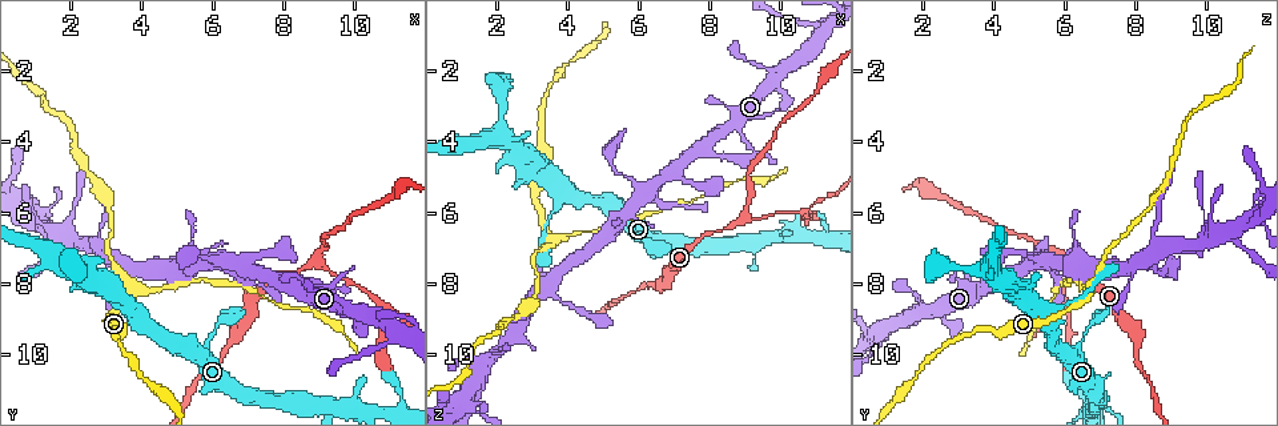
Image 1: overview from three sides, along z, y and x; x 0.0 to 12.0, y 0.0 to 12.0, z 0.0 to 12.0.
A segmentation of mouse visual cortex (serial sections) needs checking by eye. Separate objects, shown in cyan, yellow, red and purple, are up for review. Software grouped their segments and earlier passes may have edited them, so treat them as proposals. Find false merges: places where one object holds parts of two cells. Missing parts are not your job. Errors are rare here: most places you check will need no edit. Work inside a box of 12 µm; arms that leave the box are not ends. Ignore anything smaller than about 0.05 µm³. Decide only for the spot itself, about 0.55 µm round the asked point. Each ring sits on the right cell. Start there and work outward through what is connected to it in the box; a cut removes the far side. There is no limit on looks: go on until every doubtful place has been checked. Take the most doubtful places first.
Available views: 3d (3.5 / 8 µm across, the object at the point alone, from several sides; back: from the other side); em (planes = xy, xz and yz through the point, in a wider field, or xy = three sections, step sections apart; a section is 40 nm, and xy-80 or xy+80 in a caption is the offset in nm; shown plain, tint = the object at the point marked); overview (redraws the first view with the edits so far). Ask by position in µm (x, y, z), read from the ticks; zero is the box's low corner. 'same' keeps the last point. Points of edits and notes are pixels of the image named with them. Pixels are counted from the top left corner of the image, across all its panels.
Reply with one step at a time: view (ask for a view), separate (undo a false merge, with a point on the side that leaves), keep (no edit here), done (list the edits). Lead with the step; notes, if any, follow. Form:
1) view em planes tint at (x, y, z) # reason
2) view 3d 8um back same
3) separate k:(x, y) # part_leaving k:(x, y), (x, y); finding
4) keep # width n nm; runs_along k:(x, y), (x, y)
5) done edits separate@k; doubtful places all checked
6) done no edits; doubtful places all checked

view 3d 3.5um at (4.5, 8.2, 6.6) # narrows sharply

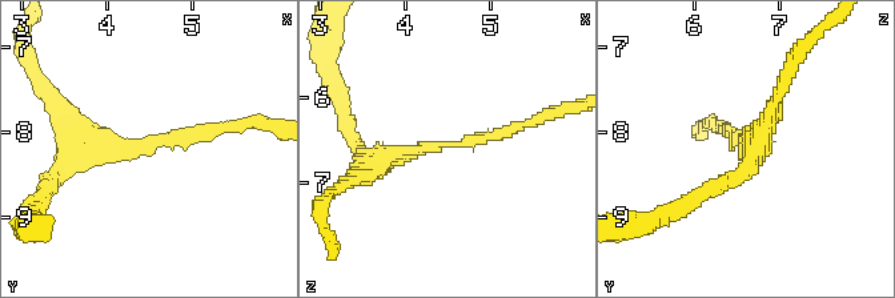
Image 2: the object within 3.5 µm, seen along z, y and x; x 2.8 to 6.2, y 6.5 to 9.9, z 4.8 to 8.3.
view em xy step 5 tint at (4.60, 8.20, 6.60) # arm_widths 150, 250 nm; now the EM

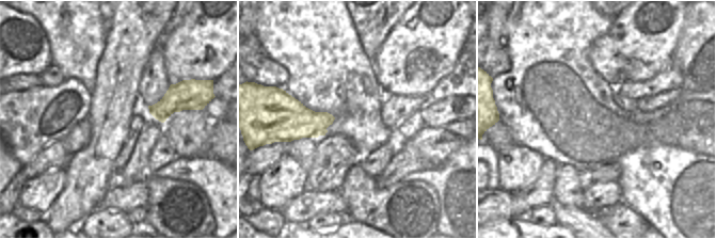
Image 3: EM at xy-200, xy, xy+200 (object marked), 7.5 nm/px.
keep # runs_along 2:(368, 160), (458, 147), (536, 120); one cell here

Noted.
view 3d 3.5um at (8.8, 7.4, 6.3) # branch point

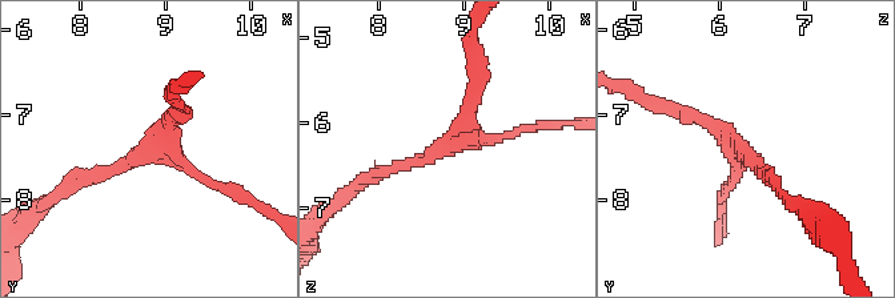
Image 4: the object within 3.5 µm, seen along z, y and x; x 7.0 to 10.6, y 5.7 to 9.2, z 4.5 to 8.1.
view em xy step 2 tint at (8.90, 7.35, 6.20) # arms 3; arm_widths 100, 150, 150 nm; need the tissue

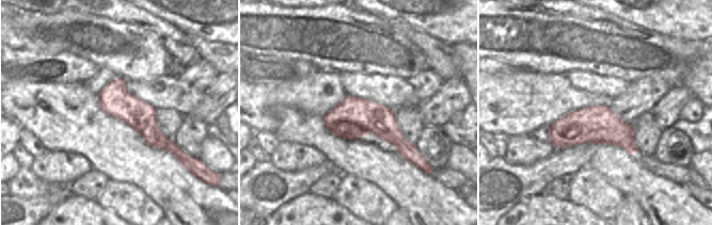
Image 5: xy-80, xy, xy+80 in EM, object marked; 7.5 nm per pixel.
view em xy step 1 tint same # cut it another way

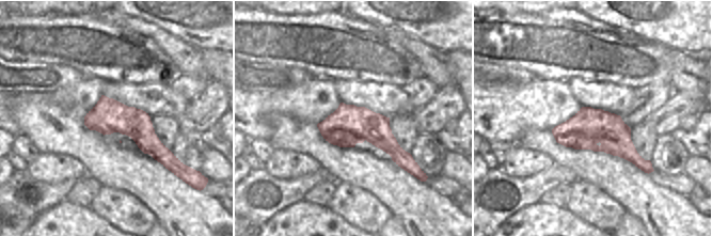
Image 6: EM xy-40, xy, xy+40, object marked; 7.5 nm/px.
keep # runs_along 6:(86, 119), (126, 120), (173, 158); all the same cell

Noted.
view 3d 8um at (10.6, 8.6, 5.9) # three-way junction

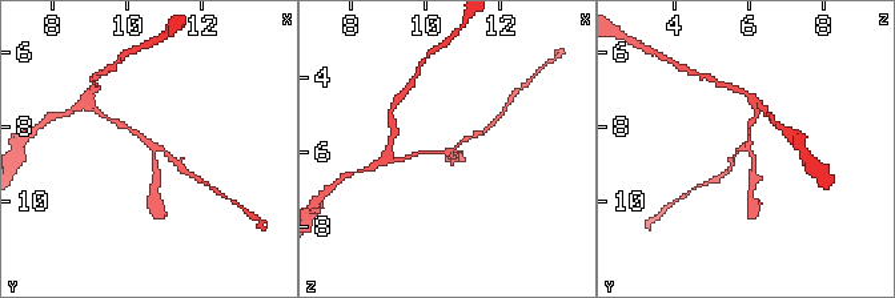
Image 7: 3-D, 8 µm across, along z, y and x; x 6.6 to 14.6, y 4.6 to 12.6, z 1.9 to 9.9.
view 3d 3.5um at (10.6, 8.5, 6.0)

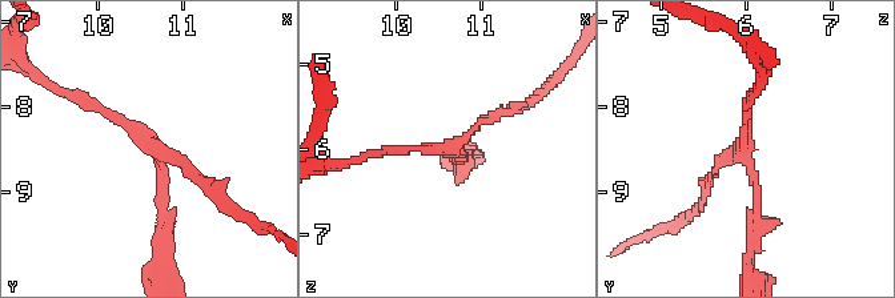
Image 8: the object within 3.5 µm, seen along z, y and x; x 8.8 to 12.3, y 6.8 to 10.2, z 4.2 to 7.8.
keep # arm_widths 150, 150, 150 nm; runs_along 8:(81, 97), (156, 150), (164, 232); one cell here

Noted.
done no edits; doubtful places all checked

